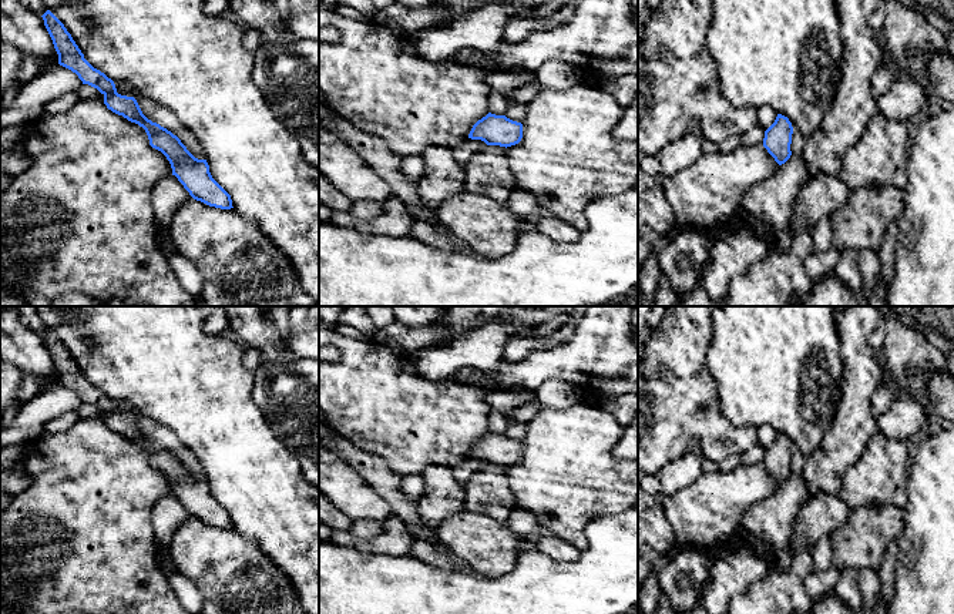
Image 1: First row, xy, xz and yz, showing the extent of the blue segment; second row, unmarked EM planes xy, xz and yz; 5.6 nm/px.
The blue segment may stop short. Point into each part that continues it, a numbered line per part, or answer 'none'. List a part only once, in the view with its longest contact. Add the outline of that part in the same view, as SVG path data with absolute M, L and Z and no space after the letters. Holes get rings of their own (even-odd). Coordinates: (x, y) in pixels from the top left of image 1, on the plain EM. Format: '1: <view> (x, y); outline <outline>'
none

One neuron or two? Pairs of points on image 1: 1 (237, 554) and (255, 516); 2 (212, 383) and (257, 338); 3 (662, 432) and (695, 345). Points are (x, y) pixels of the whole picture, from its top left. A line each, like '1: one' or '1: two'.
1: two
2: two
3: one

